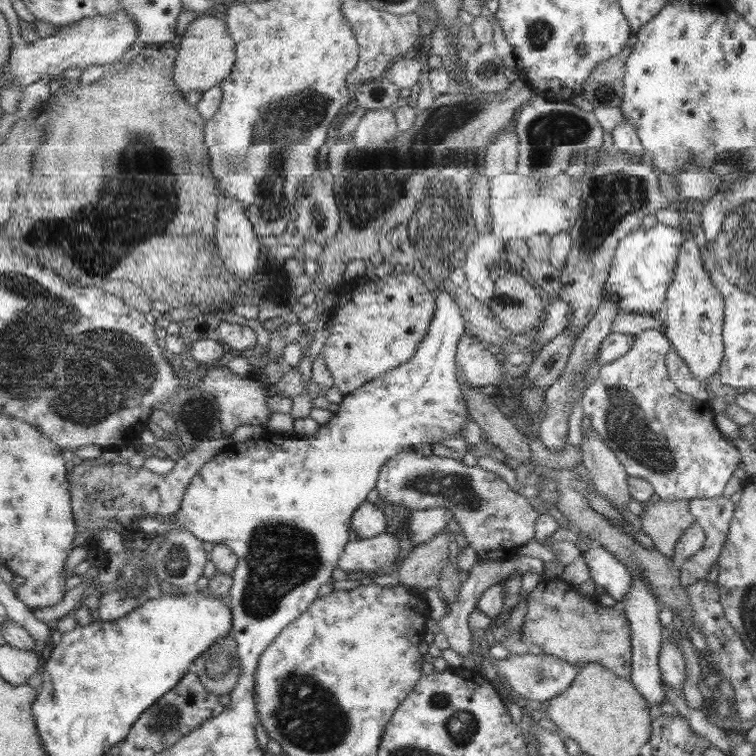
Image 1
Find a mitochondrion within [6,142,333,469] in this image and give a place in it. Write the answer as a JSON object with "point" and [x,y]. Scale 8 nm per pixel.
{"point":[96,257]}

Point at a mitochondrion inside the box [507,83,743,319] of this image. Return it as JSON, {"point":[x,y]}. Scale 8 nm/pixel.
{"point":[598,225]}

